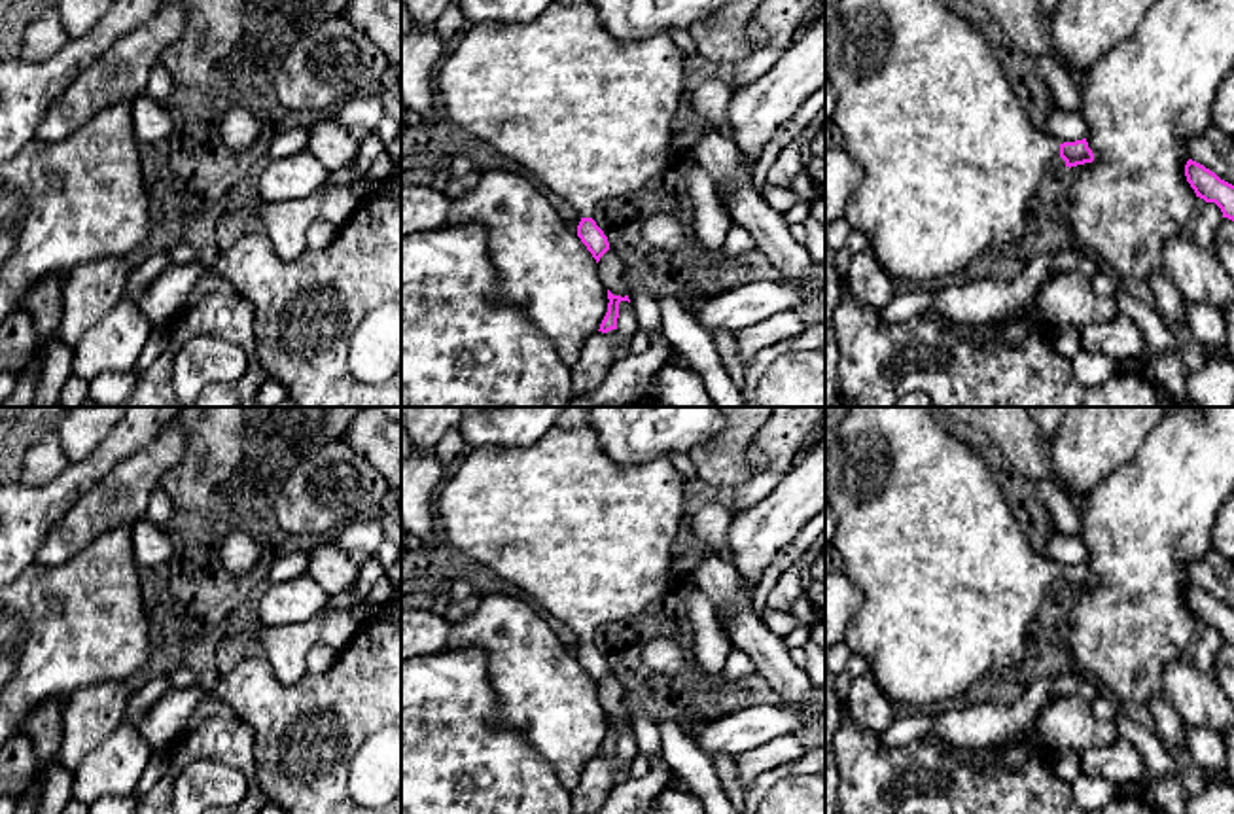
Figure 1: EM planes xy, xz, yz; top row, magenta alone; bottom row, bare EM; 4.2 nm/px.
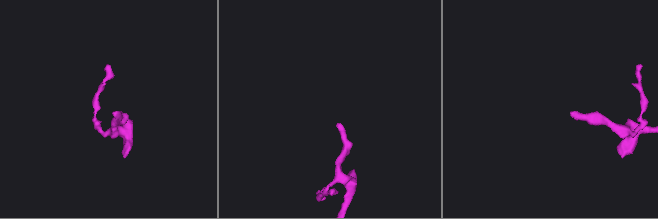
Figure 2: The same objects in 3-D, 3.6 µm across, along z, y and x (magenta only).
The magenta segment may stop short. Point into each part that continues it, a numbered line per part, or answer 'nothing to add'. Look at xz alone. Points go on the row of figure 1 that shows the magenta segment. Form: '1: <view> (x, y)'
1: xz (593, 118)

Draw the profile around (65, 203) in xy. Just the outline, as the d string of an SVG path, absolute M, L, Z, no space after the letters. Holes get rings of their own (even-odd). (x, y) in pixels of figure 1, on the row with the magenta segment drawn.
M121 100L59 142L32 138L0 165L0 324L25 310L25 297L49 276L70 276L83 263L123 257L157 240L157 193L148 187L132 125L132 102Z

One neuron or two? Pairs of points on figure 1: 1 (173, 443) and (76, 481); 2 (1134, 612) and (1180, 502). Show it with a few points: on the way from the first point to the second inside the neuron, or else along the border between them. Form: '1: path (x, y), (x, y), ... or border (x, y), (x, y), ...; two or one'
1: border (150, 443), (125, 455), (80, 496); two
2: path (1142, 585), (1142, 540), (1153, 529); one

